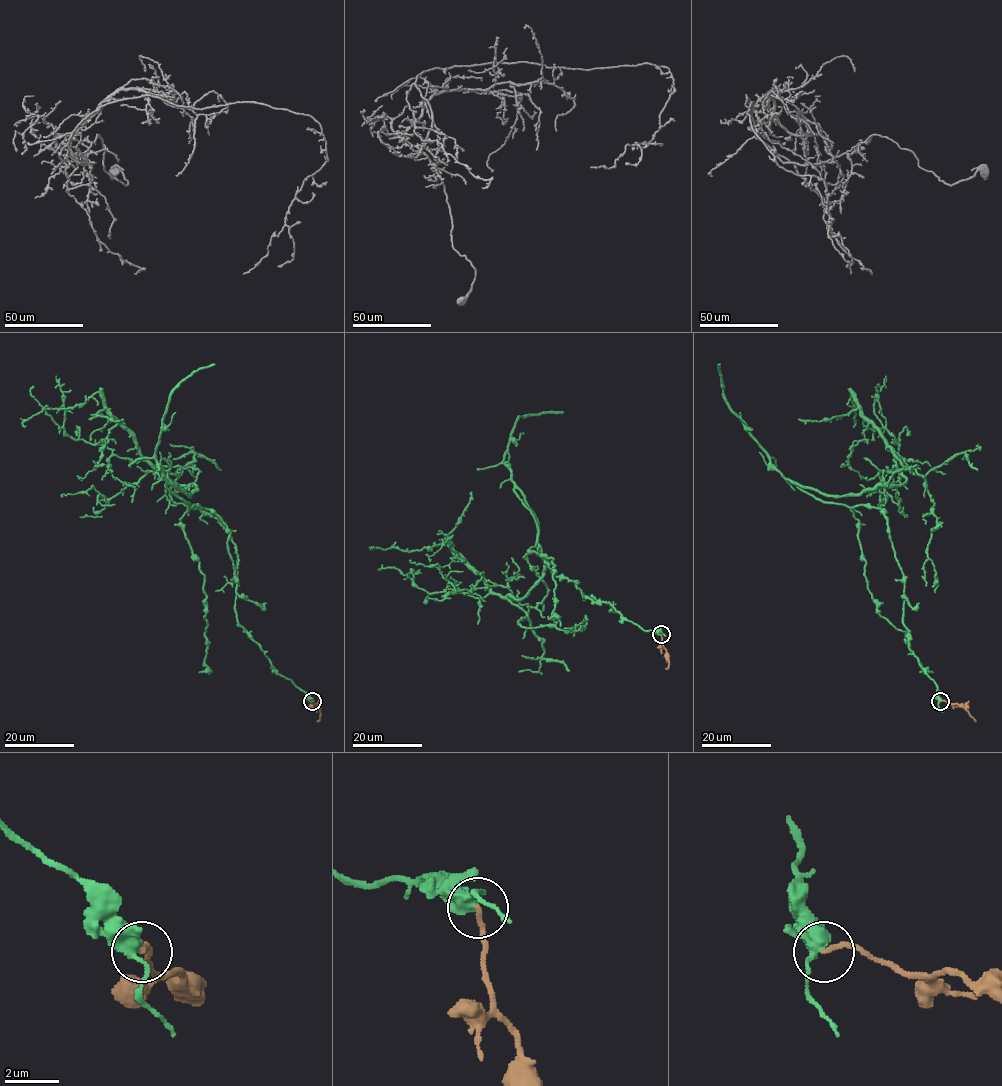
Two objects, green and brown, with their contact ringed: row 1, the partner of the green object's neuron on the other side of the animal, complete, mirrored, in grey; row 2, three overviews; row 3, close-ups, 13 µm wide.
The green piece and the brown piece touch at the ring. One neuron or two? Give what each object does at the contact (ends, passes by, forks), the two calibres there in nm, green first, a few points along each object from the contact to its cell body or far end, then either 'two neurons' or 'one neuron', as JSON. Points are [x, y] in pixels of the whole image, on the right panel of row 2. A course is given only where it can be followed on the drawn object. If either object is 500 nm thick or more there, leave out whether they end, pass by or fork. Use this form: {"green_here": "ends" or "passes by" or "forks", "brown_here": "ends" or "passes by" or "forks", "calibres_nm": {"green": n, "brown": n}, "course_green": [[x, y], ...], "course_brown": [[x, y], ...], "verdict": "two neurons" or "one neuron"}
{"green_here": "passes by", "brown_here": "ends", "calibres_nm": {"green": 400, "brown": 190}, "course_green": [[940, 701], [908, 647], [884, 511], [795, 484], [901, 485], [851, 392], [853, 426]], "course_brown": [[940, 701], [960, 705], [974, 721]], "verdict": "two neurons"}

